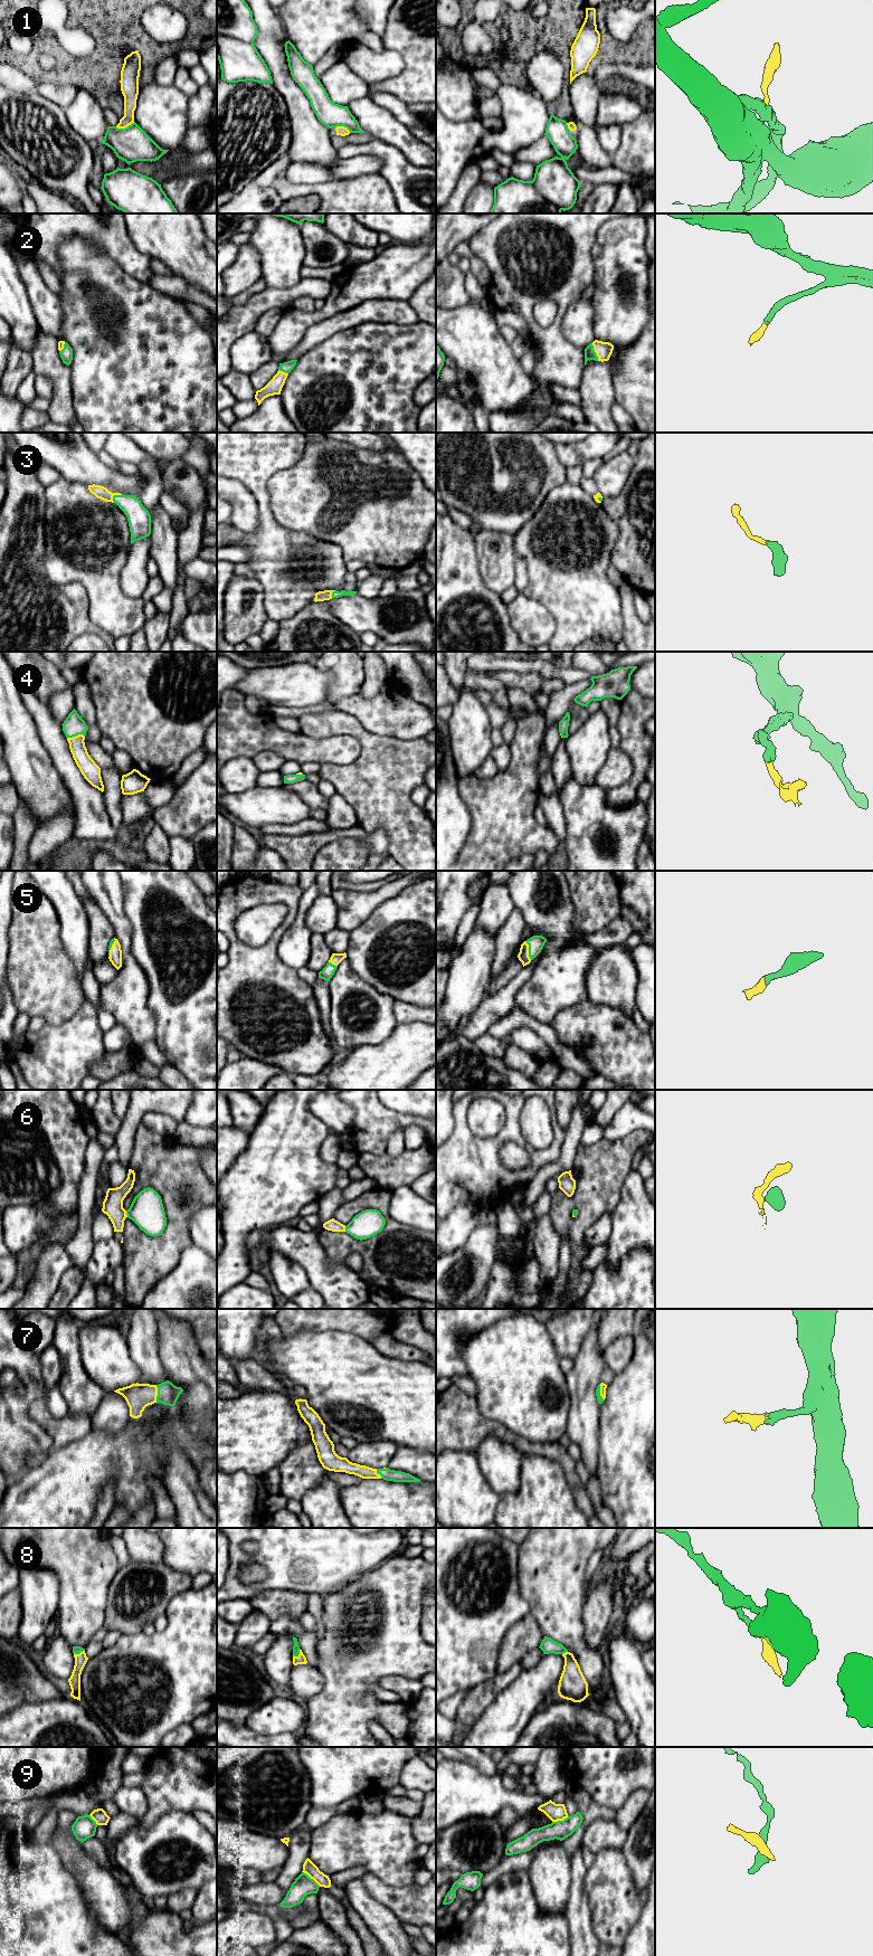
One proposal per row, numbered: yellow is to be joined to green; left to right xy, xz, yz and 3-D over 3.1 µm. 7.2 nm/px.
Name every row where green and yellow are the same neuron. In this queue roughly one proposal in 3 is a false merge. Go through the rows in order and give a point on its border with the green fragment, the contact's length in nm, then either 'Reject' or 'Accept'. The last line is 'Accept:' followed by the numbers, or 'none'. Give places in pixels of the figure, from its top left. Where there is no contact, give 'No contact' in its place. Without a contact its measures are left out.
1: Touches green at xy (125, 127). Shared border 150 nm. Reject
2: Touches green at yz (595, 352). Shared border 140 nm. Accept
3: Touches green at xy (114, 495). Shared border 90 nm. Accept
4: Touches green at xy (75, 736). Shared border 130 nm. Accept
5: Touches green at yz (529, 950). Shared border 140 nm. Accept
6: Touches green at xy (126, 1214). Shared border 50 nm. Accept
7: Touches green at xy (158, 1394). Shared border 130 nm. Accept
8: Touches green at xz (299, 1653). Shared border 80 nm. Accept
9: Touches green at xz (310, 1878). Shared border 170 nm. Reject
Accept: 2, 3, 4, 5, 6, 7, 8

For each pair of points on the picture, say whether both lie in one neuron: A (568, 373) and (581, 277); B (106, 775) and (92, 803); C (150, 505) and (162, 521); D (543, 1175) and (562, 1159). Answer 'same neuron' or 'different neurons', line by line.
A: same neuron
B: different neurons
C: different neurons
D: same neuron

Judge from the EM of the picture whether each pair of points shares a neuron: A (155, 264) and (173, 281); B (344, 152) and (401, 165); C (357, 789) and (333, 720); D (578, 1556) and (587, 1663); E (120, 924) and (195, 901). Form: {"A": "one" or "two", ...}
{"A": "two", "B": "one", "C": "one", "D": "one", "E": "two"}

